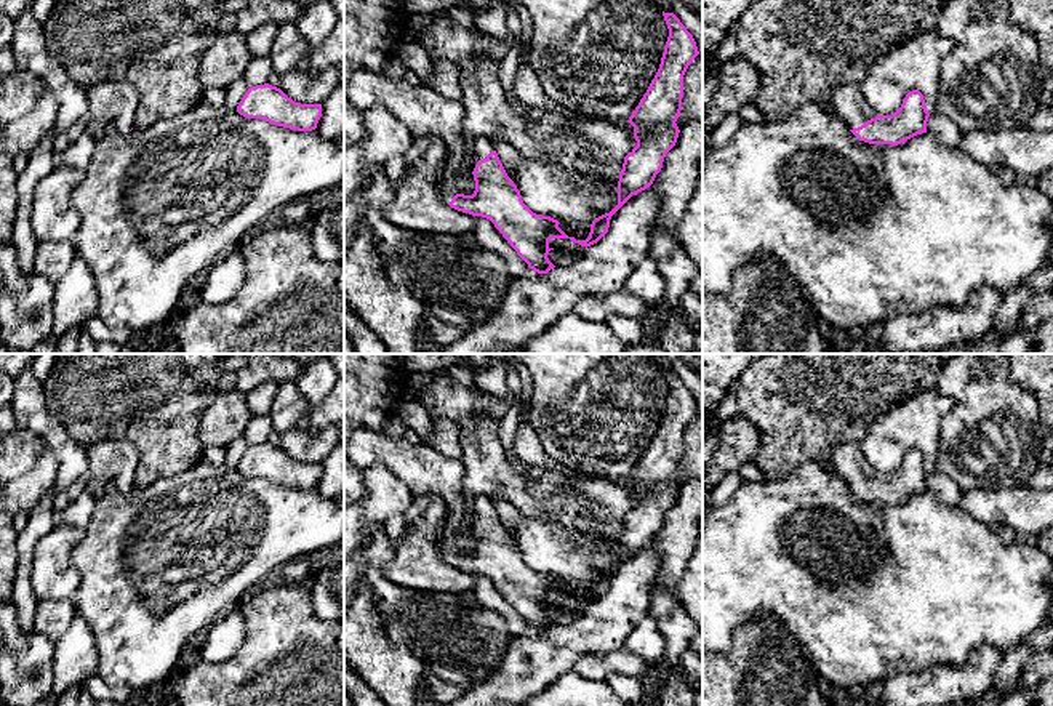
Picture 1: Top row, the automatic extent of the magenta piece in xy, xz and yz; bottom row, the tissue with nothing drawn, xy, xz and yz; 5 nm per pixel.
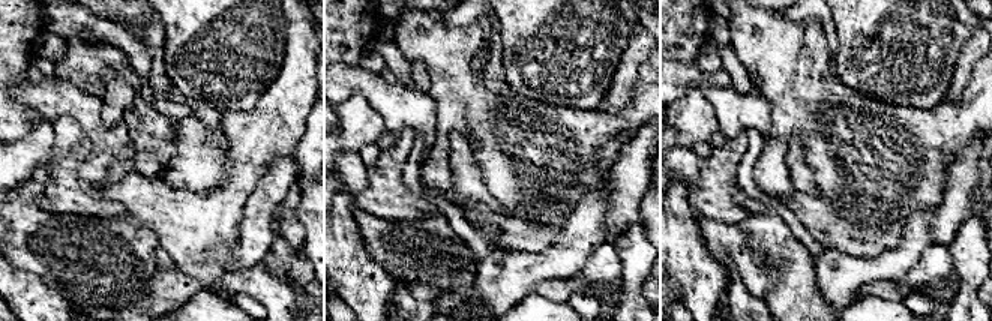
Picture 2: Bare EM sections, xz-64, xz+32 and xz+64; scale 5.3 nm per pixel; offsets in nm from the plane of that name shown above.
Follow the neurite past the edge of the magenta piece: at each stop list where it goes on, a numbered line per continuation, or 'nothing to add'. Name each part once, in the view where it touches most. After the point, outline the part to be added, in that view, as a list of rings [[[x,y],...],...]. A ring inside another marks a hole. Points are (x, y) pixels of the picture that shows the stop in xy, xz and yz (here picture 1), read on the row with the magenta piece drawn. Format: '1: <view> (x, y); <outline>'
1: xz (482, 146); [[[478,138],[477,141],[472,142],[472,147],[474,147],[474,158],[470,162],[470,168],[474,171],[477,162],[486,158],[486,155],[491,150],[494,150],[494,142],[491,142],[486,138]]]

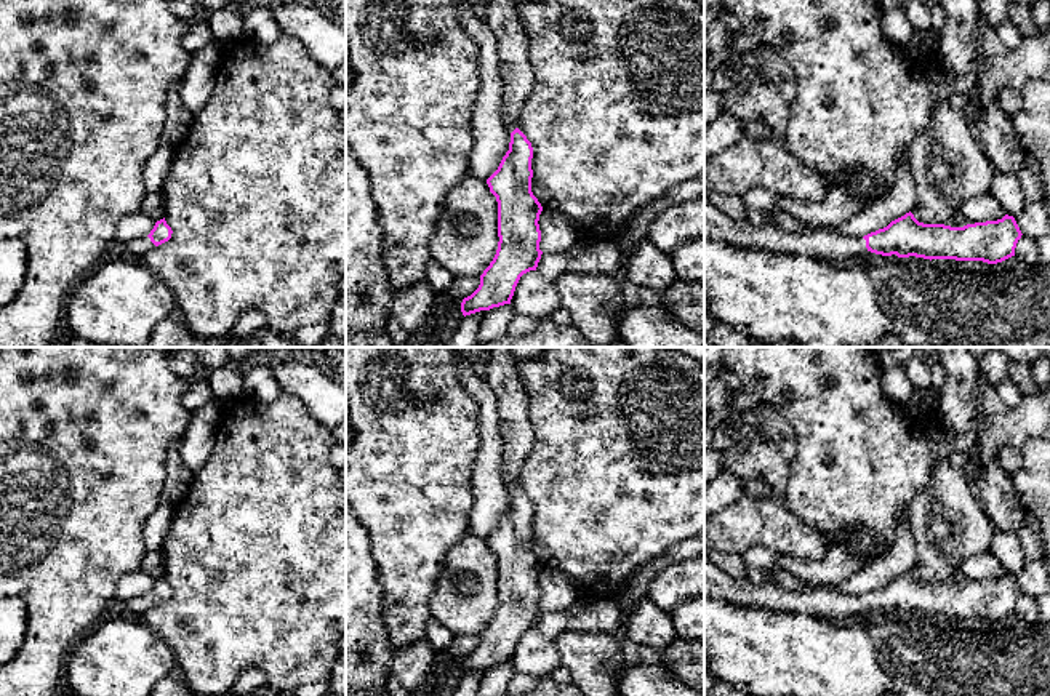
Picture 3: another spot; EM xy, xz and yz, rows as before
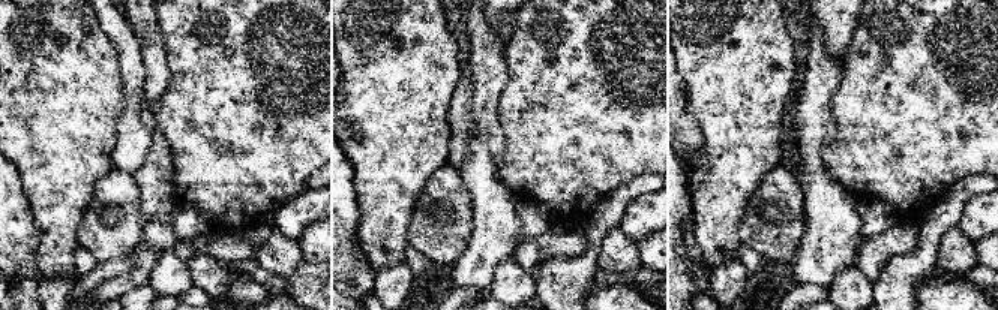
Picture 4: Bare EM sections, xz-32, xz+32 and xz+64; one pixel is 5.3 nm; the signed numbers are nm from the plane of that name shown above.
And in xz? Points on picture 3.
1: xz (501, 16); [[[488,0],[483,8],[485,22],[498,42],[498,62],[503,77],[499,115],[511,134],[519,125],[520,110],[535,83],[528,38],[514,0]]]

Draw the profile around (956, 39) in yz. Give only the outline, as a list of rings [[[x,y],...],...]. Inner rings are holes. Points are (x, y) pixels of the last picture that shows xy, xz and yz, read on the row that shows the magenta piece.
[[[938,0],[944,10],[944,24],[936,32],[936,48],[944,58],[946,69],[954,75],[957,90],[975,102],[978,82],[976,24],[978,0]]]

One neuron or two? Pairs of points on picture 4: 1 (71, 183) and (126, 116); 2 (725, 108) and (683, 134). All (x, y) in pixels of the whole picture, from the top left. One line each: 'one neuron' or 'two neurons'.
1: two neurons
2: two neurons

